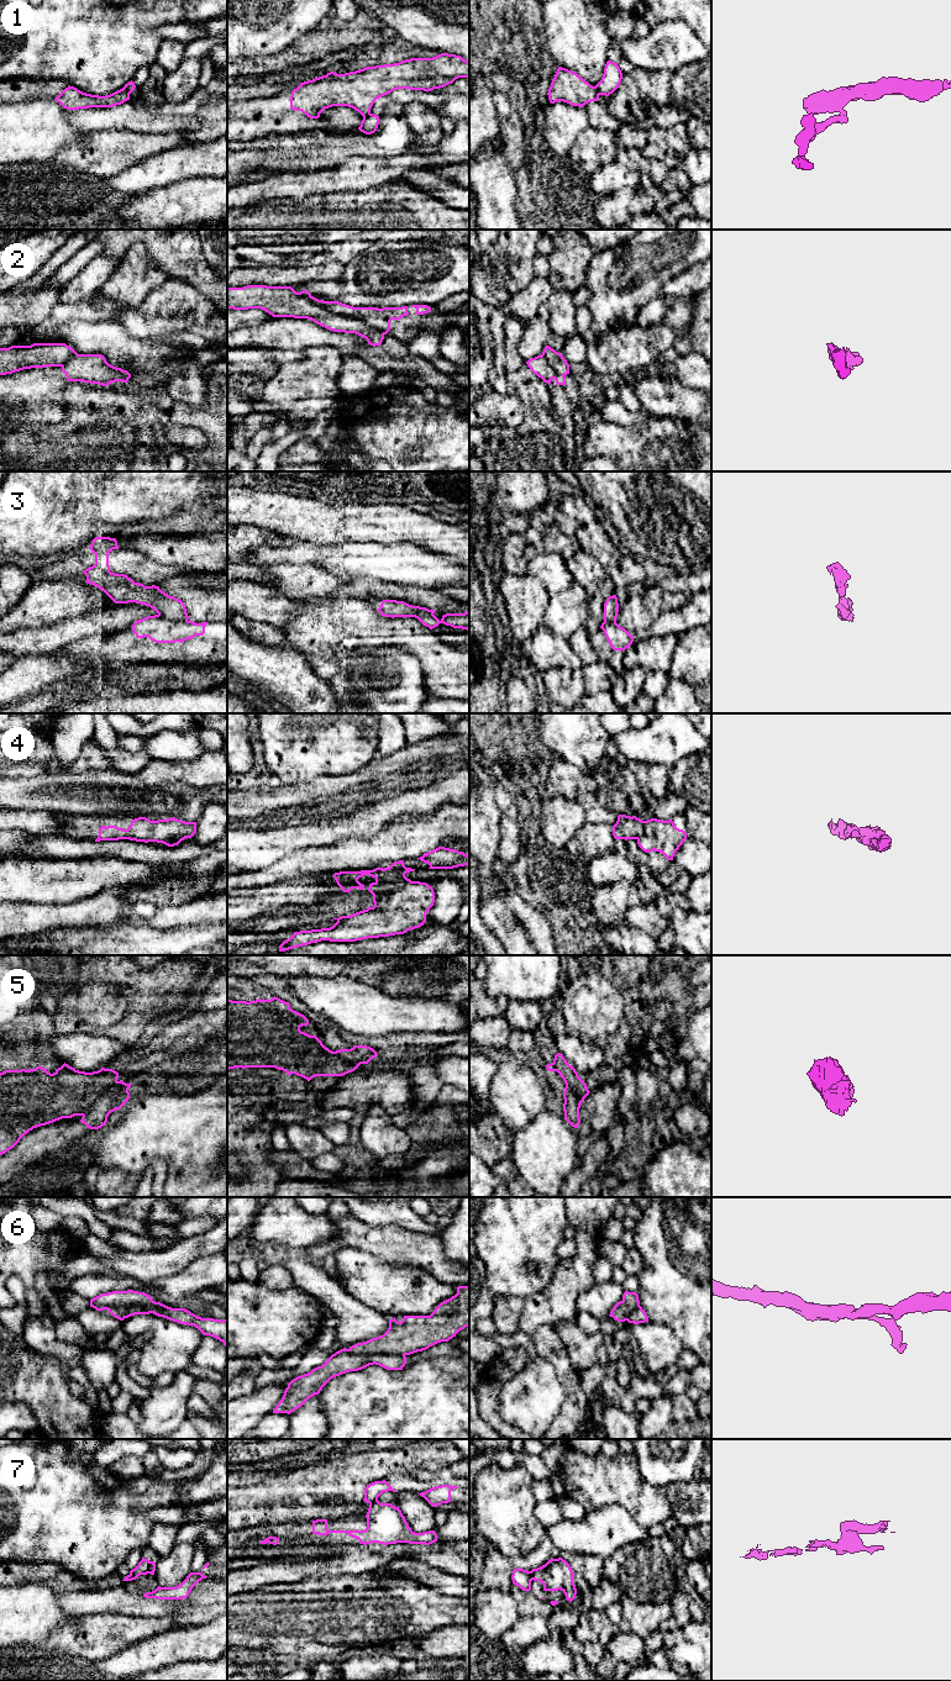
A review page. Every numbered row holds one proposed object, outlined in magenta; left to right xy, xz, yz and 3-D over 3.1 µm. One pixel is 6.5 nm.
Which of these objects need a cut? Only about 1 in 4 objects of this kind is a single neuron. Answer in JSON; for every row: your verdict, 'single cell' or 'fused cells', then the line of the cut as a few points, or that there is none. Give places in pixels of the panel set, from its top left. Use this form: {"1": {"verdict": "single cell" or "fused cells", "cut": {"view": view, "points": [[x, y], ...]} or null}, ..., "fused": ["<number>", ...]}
{"1": {"verdict": "fused cells", "cut": {"view": "yz", "points": [[594, 87], [599, 94]]}}, "2": {"verdict": "fused cells", "cut": {"view": "xz", "points": [[298, 293], [332, 312], [358, 317], [384, 333]]}}, "3": {"verdict": "fused cells", "cut": {"view": "xy", "points": [[158, 614], [172, 620], [187, 621]]}}, "4": {"verdict": "fused cells", "cut": {"view": "xz", "points": [[411, 881], [393, 890], [373, 895]]}}, "5": {"verdict": "fused cells", "cut": {"view": "xy", "points": [[117, 1081], [109, 1085], [82, 1115]]}}, "6": {"verdict": "single cell", "cut": null}, "7": {"verdict": "fused cells", "cut": {"view": "xz", "points": [[377, 1500], [369, 1505]]}}, "fused": ["1", "2", "3", "4", "5", "7"]}

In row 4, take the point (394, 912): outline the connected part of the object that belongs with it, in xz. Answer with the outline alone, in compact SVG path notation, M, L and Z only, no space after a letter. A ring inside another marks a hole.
M411 881L394 891L373 895L373 902L373 907L333 918L337 922L330 928L294 932L279 945L279 952L321 940L356 942L404 934L424 926L426 913L434 906L435 892L426 882Z

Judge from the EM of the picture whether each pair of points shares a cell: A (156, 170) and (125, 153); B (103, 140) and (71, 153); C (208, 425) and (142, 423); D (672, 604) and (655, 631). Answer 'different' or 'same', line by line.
A: different
B: same
C: different
D: different

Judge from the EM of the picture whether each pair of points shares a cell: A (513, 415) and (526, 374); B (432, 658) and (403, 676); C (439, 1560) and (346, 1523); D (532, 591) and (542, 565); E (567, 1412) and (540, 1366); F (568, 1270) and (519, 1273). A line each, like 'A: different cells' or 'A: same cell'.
A: different cells
B: different cells
C: same cell
D: different cells
E: different cells
F: different cells

